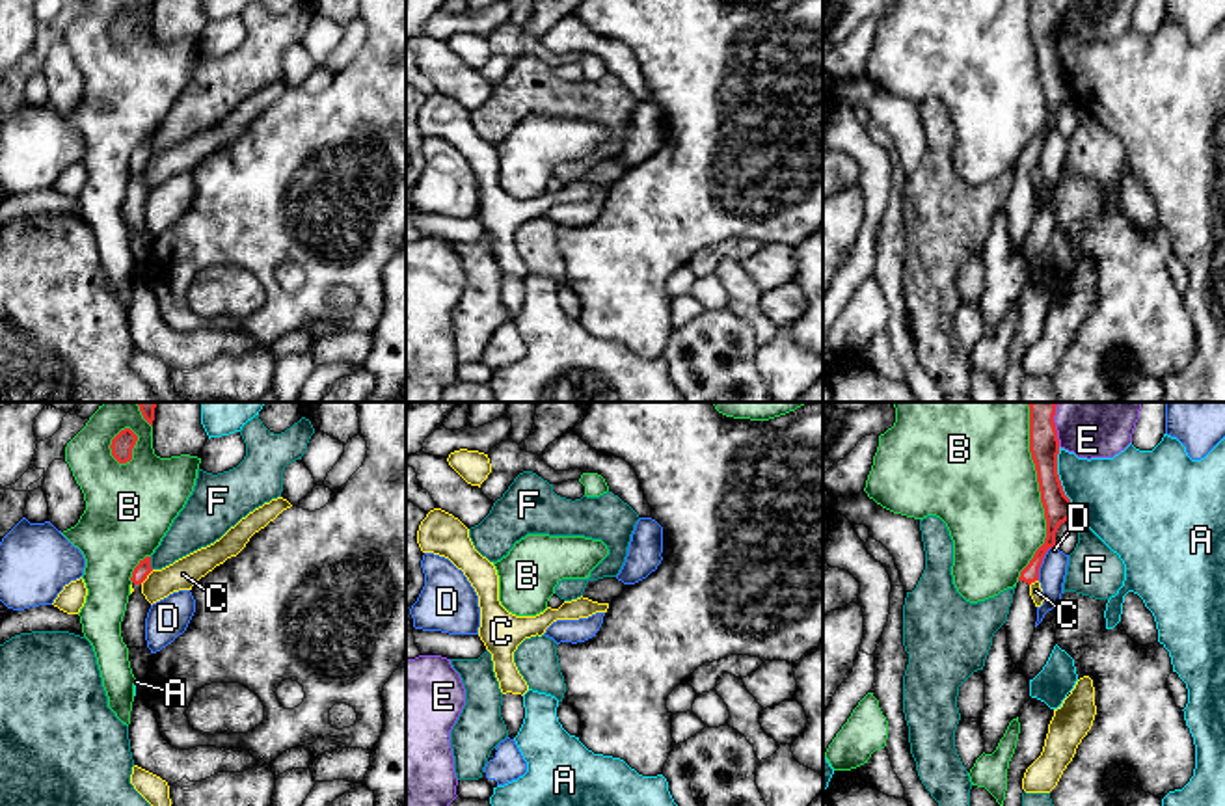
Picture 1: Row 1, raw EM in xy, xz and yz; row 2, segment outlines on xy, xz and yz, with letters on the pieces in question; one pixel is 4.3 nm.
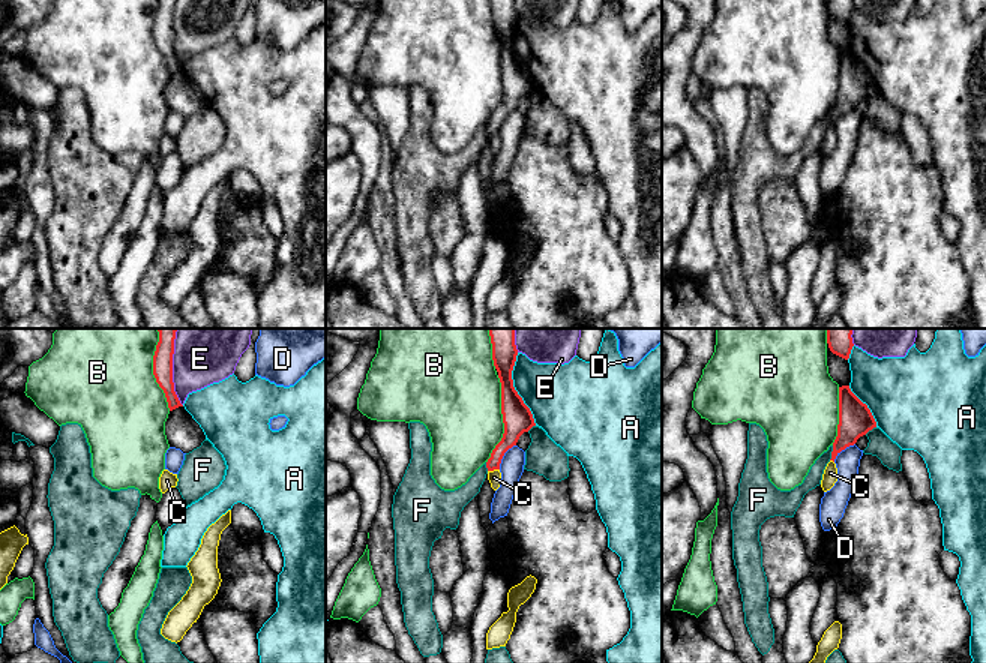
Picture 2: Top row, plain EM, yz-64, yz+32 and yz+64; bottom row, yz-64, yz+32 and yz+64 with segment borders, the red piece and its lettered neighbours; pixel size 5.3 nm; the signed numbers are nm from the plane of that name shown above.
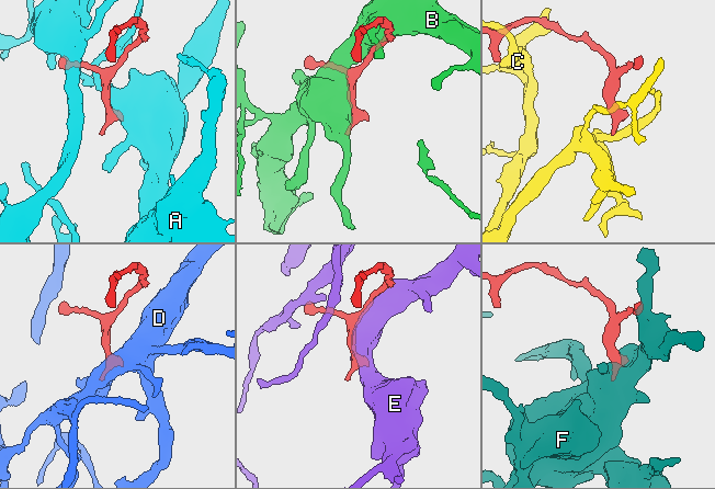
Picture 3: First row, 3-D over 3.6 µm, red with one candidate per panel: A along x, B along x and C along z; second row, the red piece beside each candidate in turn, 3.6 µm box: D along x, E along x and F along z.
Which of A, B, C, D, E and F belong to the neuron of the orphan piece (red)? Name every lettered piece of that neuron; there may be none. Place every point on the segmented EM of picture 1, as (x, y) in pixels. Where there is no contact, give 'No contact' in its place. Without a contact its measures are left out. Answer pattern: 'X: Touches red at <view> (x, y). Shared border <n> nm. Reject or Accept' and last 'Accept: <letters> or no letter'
A: Touches red at yz (1060, 483). Shared border 320 nm. Reject
B: Touches red at yz (1039, 490). Shared border 750 nm. Reject
C: Touches red at xy (146, 577). Shared border 90 nm. Reject
D: Touches red at yz (1041, 563). Shared border 180 nm. Reject
E: Touches red at yz (1054, 425). Shared border 190 nm. Reject
F: Touches red at xy (149, 563). Shared border 60 nm. Reject
Accept: no letter

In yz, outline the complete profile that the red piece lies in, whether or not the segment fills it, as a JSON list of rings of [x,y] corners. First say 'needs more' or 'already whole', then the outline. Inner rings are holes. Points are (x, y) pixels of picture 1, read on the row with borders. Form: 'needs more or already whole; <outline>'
needs more; [[[1028,402],[1030,406],[1030,452],[1037,471],[1041,503],[1046,519],[1044,544],[1035,551],[1030,564],[1020,571],[1013,603],[1007,614],[1007,642],[1015,665],[1026,657],[1035,633],[1037,607],[1030,596],[1030,584],[1039,581],[1039,568],[1061,523],[1074,519],[1076,510],[1065,495],[1057,475],[1059,439],[1054,423],[1057,402]]]

